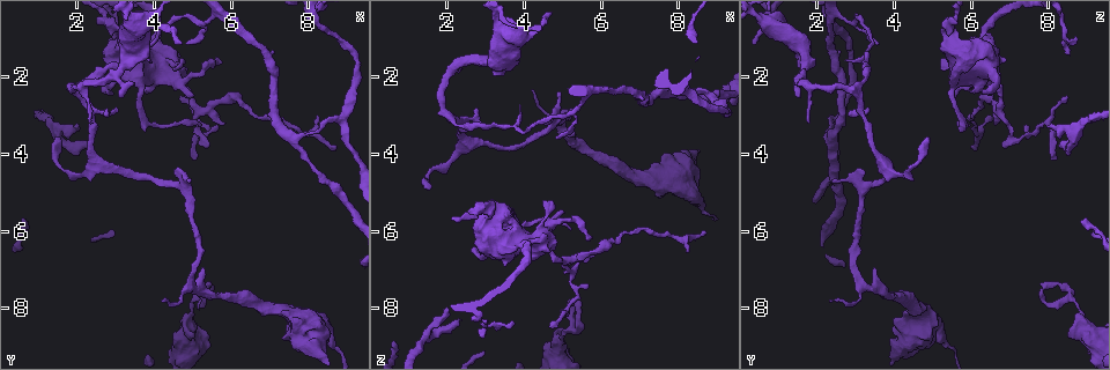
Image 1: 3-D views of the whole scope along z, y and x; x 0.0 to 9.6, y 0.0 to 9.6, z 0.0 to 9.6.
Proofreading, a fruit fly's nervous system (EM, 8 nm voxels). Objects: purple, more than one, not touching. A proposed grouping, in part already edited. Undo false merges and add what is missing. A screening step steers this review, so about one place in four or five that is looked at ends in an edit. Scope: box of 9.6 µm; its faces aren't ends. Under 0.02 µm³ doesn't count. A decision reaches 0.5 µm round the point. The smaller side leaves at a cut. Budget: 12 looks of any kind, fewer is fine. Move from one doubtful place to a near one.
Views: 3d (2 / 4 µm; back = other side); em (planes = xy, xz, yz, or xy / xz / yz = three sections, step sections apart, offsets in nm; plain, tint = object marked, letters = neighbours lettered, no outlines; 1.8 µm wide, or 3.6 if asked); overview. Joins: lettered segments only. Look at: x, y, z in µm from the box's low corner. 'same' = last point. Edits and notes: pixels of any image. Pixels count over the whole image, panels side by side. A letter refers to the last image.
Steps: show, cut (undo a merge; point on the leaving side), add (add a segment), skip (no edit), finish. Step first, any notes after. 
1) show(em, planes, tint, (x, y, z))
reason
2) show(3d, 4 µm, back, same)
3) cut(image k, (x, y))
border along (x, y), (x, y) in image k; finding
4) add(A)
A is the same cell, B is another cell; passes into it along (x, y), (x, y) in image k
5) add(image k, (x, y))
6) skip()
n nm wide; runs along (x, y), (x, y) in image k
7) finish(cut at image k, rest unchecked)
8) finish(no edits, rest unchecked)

show(3d, 4 µm, (5.45, 7.30, 7.85))
branch stops here

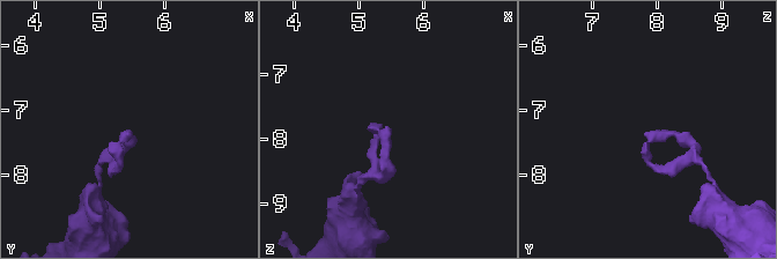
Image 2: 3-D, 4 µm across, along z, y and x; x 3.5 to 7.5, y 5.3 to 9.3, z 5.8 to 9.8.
show(em, xz, step 16, tint, (5.40, 7.40, 7.75))
shape alone is not enough

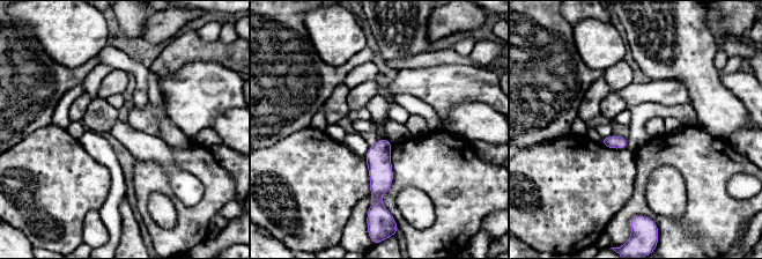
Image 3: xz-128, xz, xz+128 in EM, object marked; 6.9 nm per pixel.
show(em, planes, letters, same)

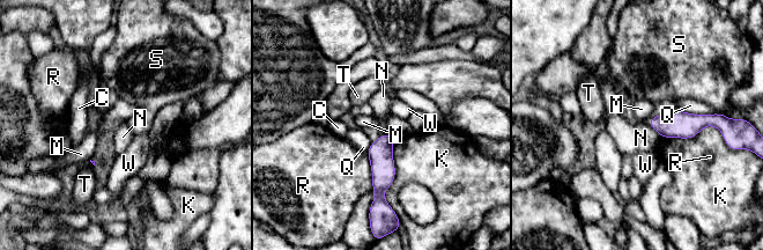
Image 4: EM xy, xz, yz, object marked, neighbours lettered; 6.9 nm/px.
skip()
C, K, M, N, Q, R, S, T and W are other cells; border along (645, 122), (660, 137) in image 4; none of them fits

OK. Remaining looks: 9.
show(em, 3.6 µm, planes, letters, (5.20, 3.65, 7.20))
abrupt turn

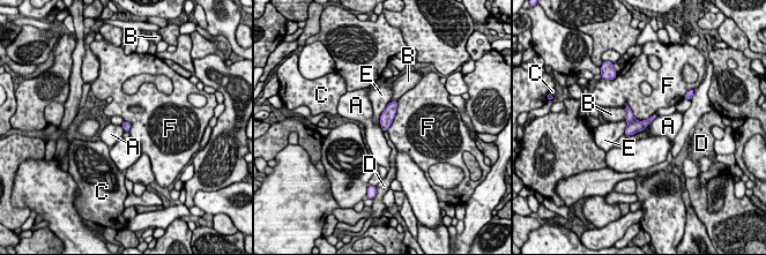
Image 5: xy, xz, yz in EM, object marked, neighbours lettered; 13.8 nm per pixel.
skip()
A, B, C, D, E and F are other cells; border along (657, 115), (641, 130), (634, 133) in image 5; continuous, no second neuron

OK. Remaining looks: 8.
show(em, xz, step 8, letters, (2.30, 3.80, 8.25))
free end

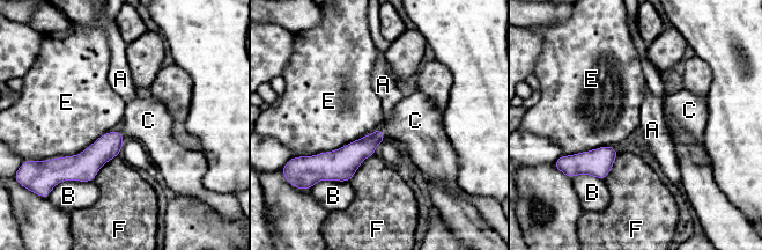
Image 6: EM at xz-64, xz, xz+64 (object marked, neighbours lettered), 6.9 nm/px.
add(C)
C is the same cell, A, B, E and F are other cells; passes into it along (353, 154), (382, 133), (415, 120) in image 6; the neuron continues

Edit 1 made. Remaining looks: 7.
show(em, planes, plain, (8.85, 3.05, 2.45))
branch point

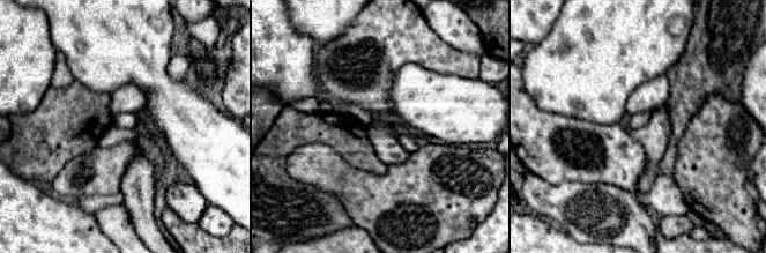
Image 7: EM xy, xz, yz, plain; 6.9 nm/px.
show(em, planes, letters, same)

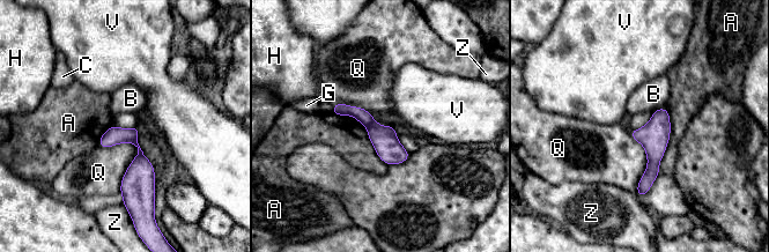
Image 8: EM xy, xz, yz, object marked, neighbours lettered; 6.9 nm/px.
cut(image 8, (361, 115))
140 nm wide; A, B, C, G, H, Q, V and Z are other cells; border along (374, 119), (365, 126) in image 8; two neurons meet here

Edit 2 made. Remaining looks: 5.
finish(add at image 6, cut at image 8, rest unchecked)

